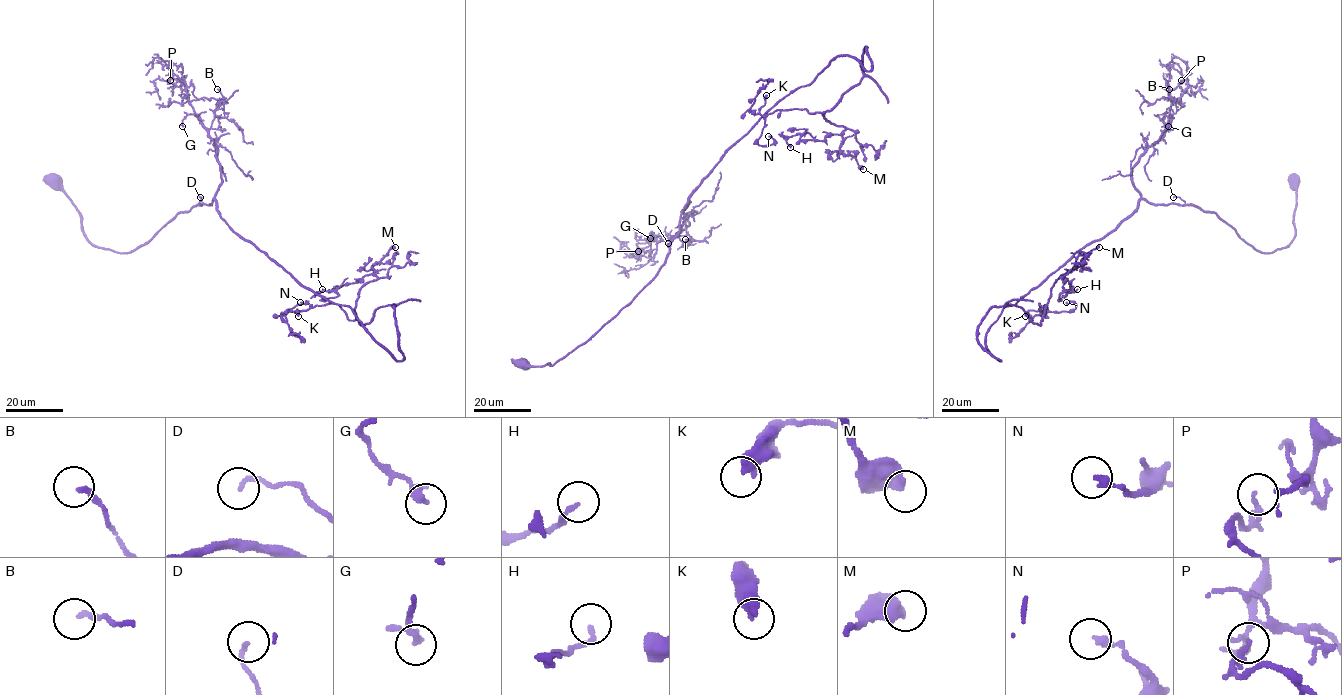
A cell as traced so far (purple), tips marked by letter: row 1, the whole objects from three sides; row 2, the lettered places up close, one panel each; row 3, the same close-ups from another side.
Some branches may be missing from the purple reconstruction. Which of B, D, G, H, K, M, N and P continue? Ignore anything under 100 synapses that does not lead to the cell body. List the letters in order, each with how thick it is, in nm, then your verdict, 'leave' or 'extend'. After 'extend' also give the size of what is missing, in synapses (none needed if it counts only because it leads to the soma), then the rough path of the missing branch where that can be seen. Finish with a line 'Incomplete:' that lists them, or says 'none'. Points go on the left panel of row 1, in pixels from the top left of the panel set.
B: 190 nm thick; leave
D: 140 nm thick; leave
G: 180 nm thick; leave
H: 170 nm thick; leave
K: 440 nm thick; leave
M: 500 nm thick; leave
N: 240 nm thick; leave
P: 110 nm thick; leave
Incomplete: none

